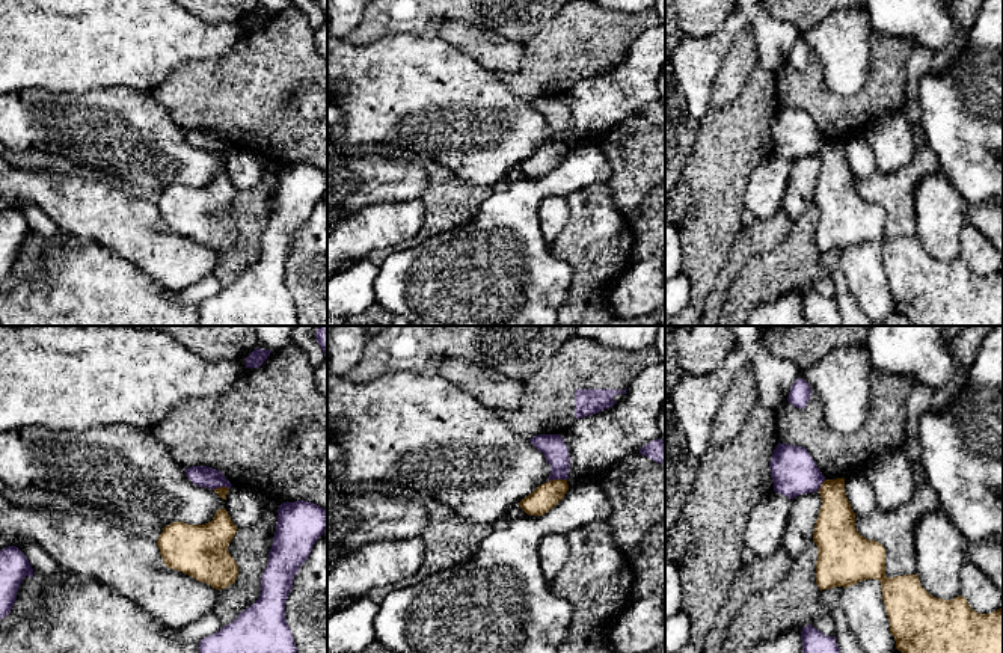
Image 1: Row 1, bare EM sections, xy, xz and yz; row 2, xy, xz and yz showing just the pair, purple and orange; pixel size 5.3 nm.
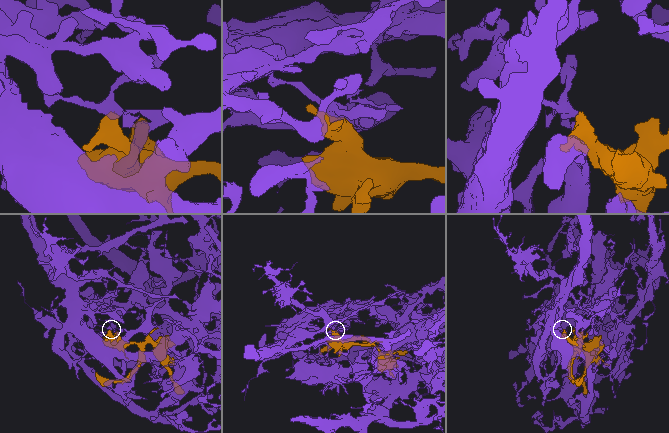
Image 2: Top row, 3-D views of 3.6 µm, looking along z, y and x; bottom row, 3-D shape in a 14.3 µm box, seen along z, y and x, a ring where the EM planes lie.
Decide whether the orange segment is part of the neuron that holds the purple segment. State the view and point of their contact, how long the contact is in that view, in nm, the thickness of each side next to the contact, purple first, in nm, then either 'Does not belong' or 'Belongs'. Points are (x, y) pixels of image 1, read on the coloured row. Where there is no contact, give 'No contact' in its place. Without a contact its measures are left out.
Touches purple at xz (557, 478). Shared border 100 nm. Thickness 130 nm (purple) against 140 nm. Does not belong

